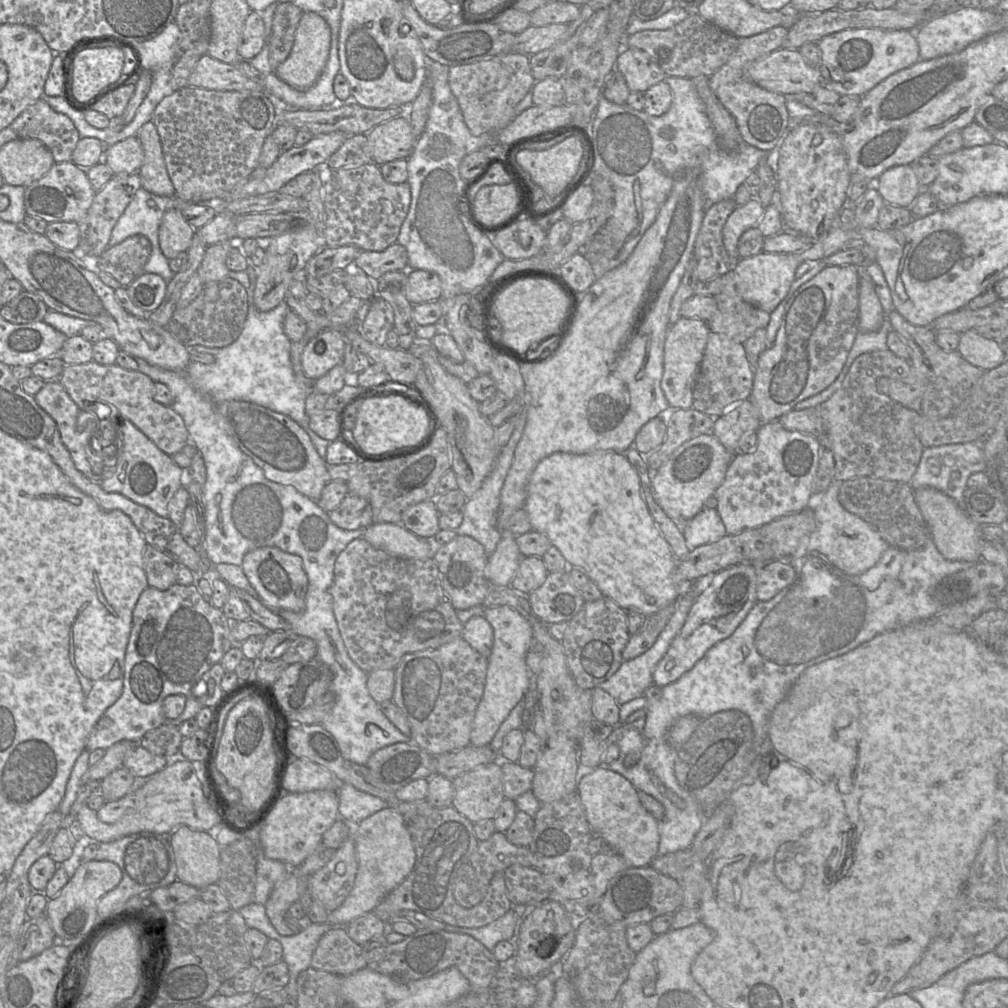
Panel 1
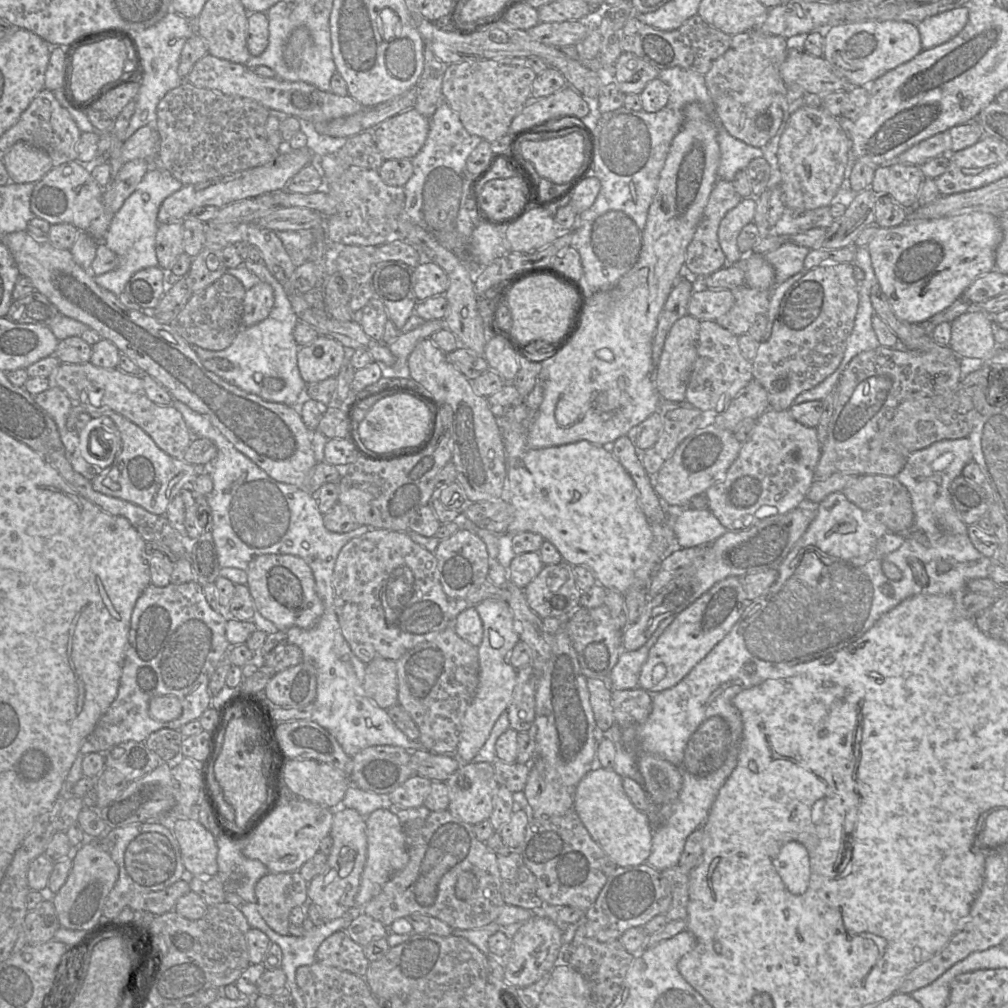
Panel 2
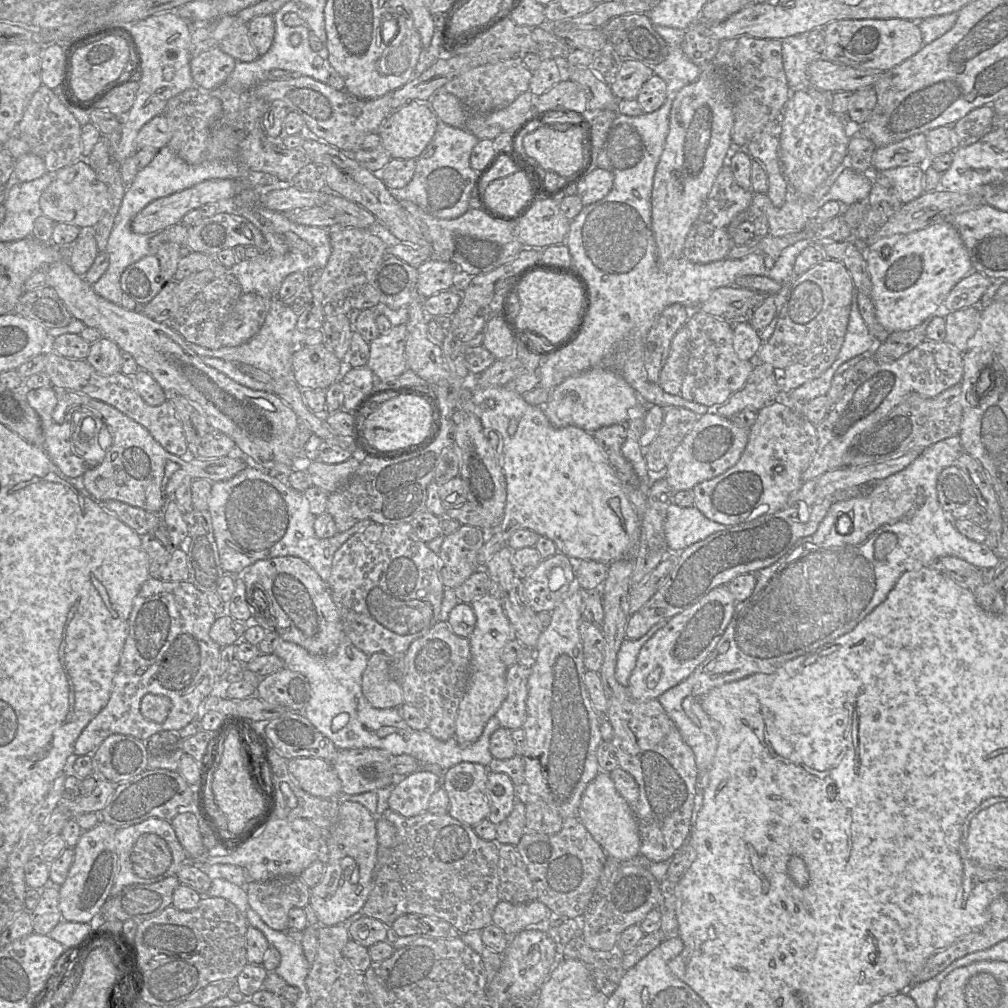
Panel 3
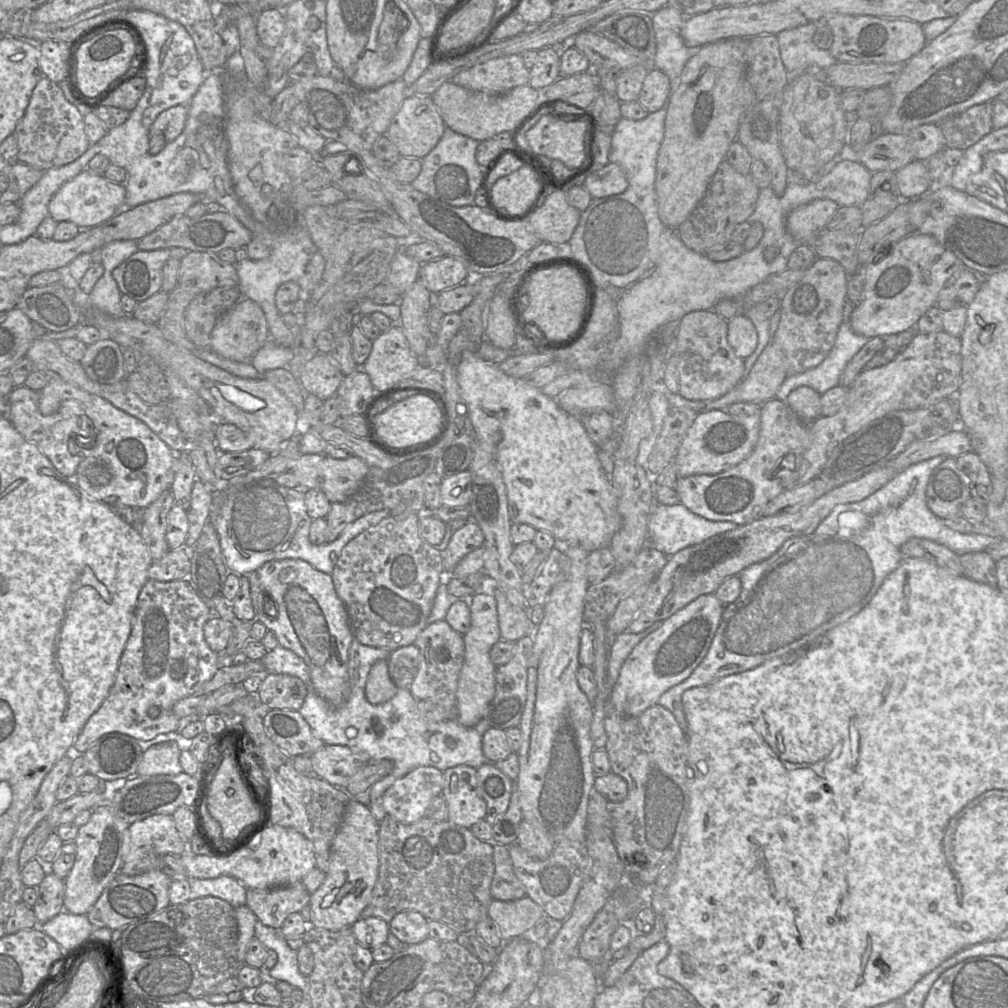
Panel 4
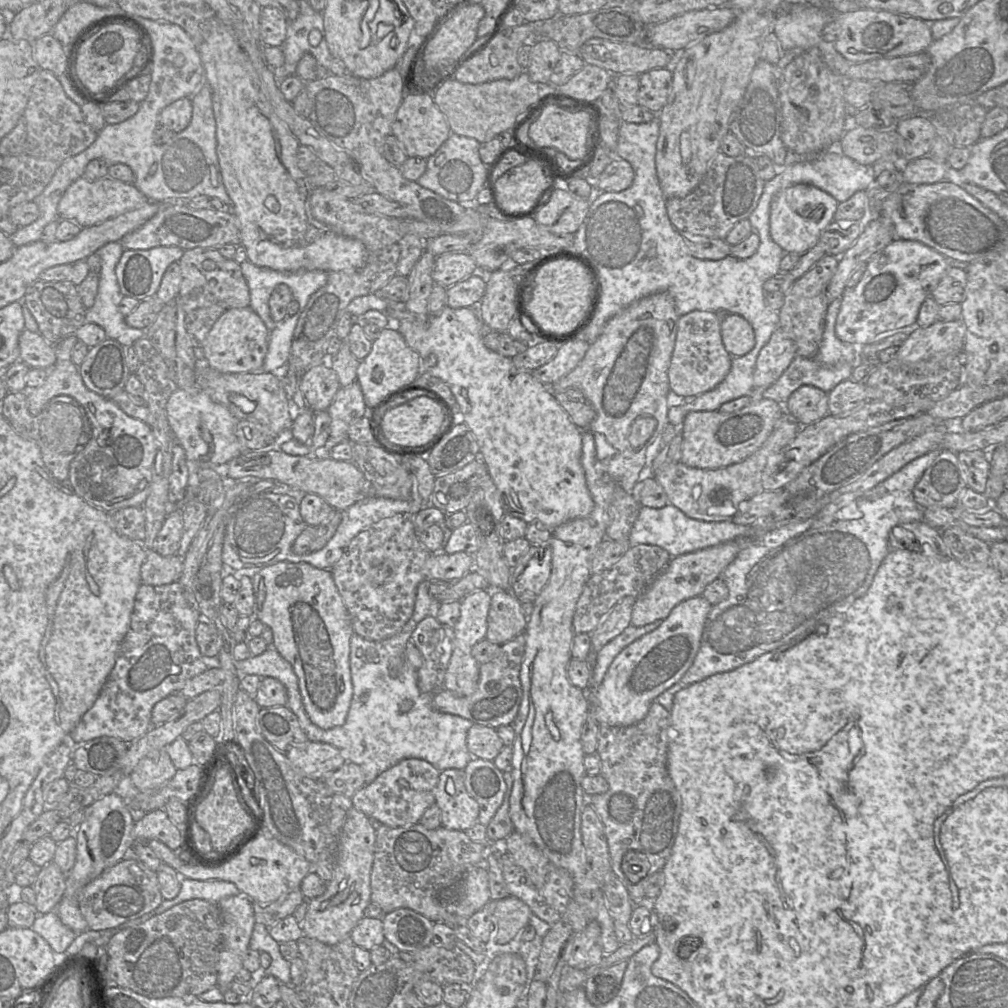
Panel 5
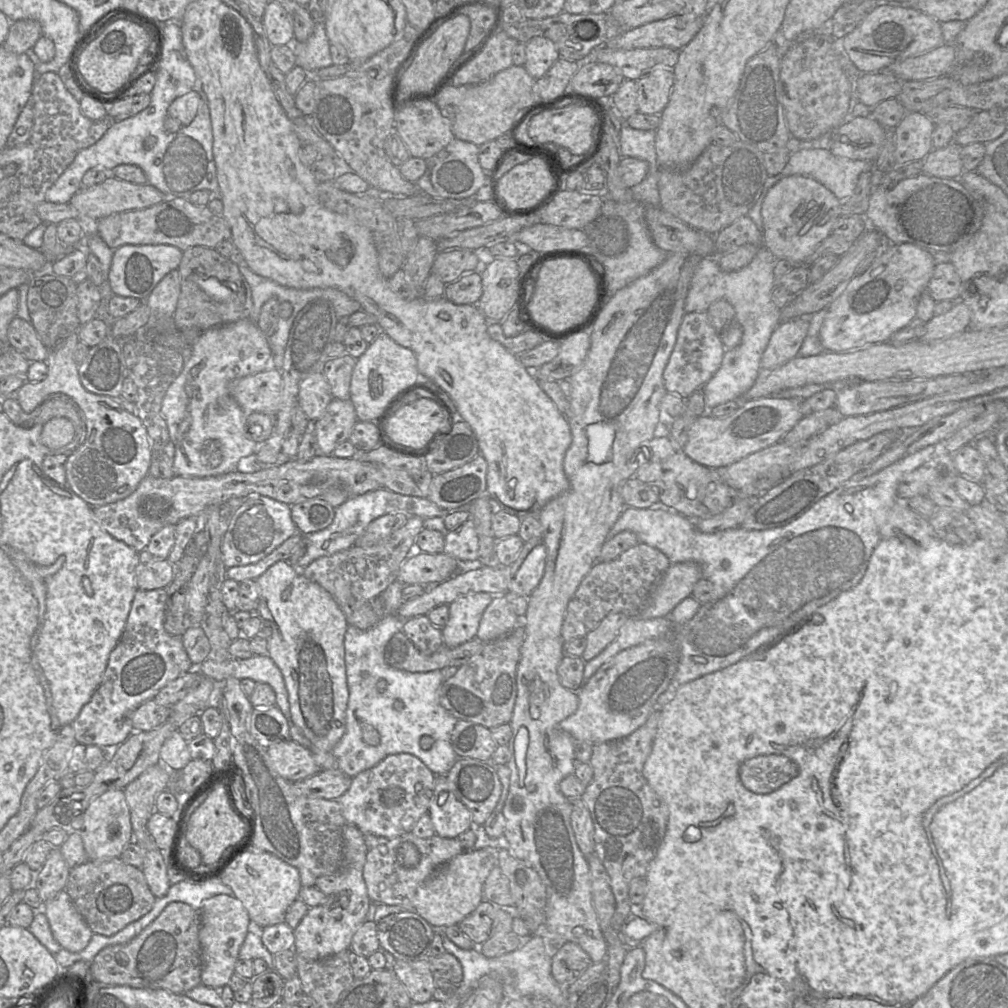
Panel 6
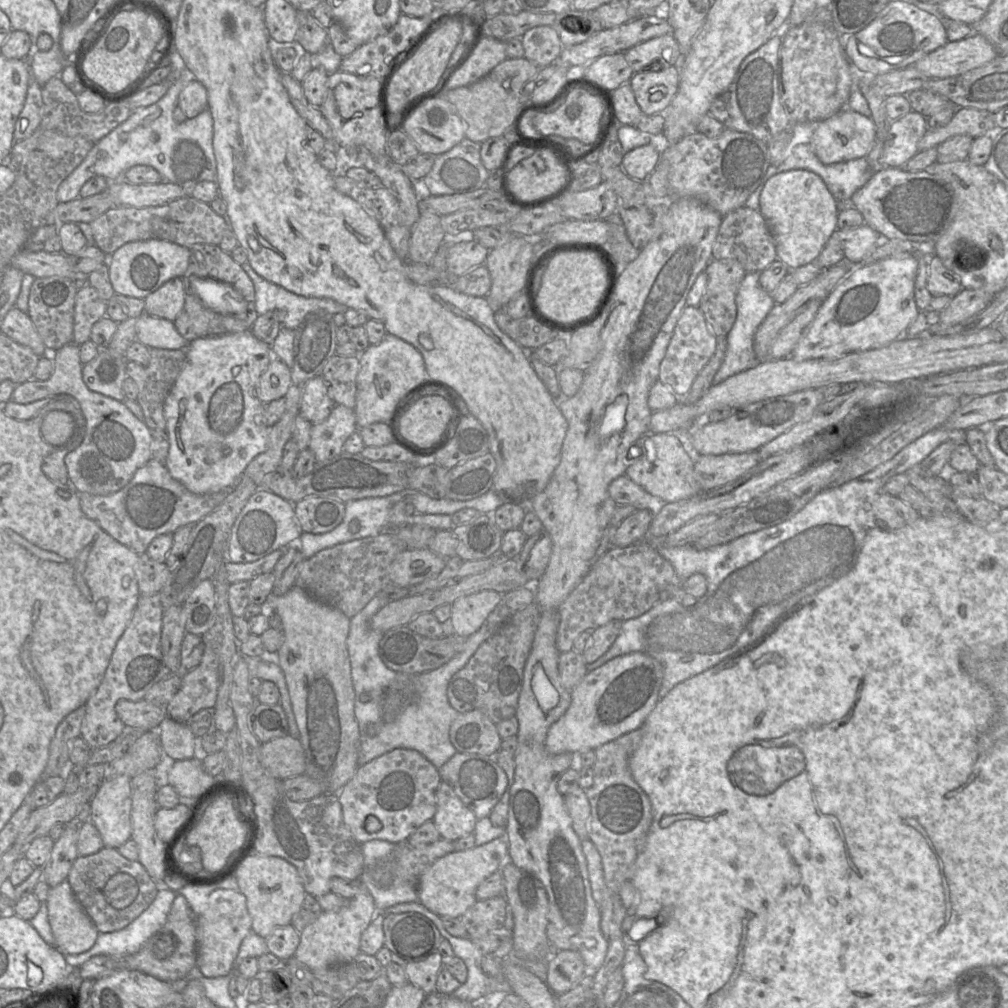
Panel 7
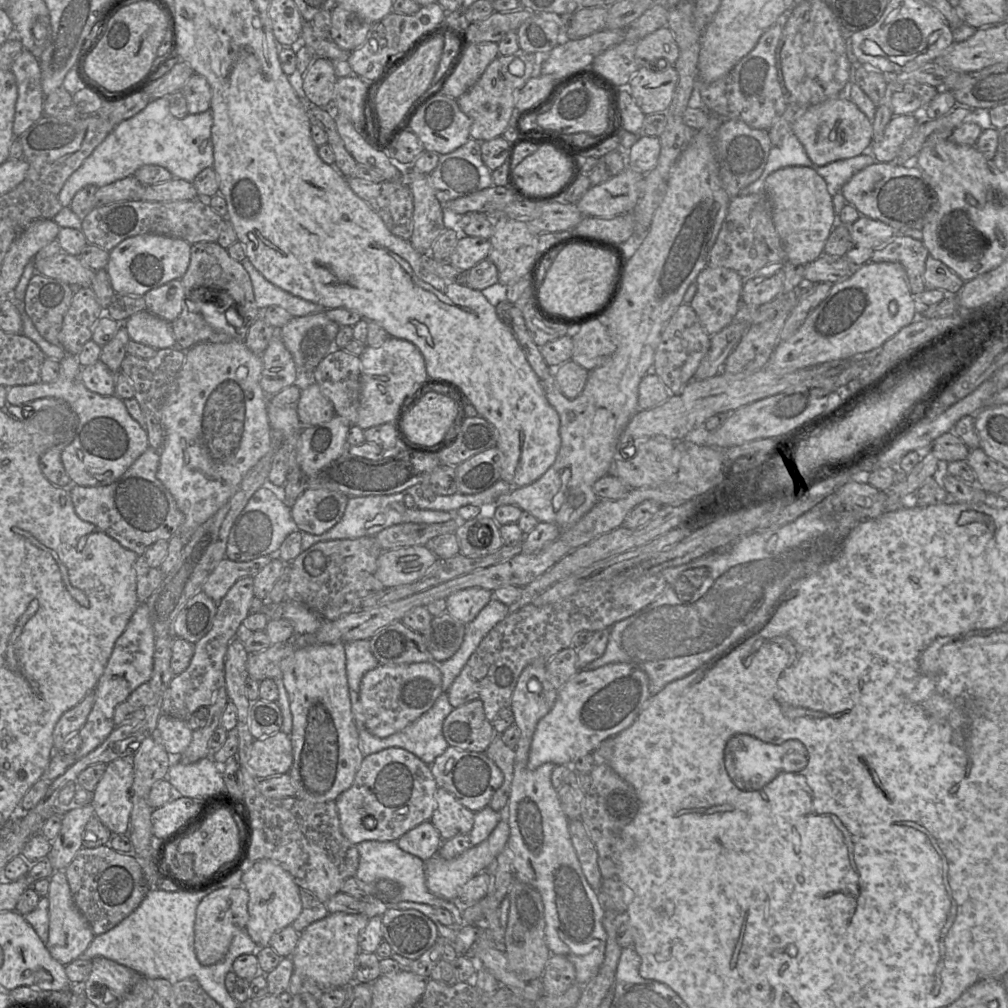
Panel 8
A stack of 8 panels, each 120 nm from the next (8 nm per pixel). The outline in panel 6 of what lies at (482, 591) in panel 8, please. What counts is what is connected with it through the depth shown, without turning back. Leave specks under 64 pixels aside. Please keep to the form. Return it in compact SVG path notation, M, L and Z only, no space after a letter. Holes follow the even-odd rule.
M469 592L450 603L449 619L442 628L444 645L455 647L475 638L483 613L494 596Z

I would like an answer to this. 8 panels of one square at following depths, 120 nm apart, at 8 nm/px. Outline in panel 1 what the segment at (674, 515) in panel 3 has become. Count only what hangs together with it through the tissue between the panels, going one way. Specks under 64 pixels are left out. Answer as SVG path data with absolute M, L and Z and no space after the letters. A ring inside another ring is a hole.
M702 509L682 527L687 548L719 541L727 535L724 523L716 509Z

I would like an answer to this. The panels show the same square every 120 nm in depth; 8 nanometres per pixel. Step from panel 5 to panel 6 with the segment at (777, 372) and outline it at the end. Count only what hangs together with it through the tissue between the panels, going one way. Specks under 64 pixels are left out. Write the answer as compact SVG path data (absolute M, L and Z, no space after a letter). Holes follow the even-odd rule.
M808 317L782 321L773 331L762 355L761 370L772 370L799 355L810 326Z

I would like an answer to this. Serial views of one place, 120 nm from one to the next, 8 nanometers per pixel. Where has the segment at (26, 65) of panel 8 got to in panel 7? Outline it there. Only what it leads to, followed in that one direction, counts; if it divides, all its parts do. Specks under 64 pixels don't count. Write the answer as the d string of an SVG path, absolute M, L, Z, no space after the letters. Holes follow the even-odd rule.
M31 75L25 103L14 127L15 141L29 138L40 128L43 115L42 87Z

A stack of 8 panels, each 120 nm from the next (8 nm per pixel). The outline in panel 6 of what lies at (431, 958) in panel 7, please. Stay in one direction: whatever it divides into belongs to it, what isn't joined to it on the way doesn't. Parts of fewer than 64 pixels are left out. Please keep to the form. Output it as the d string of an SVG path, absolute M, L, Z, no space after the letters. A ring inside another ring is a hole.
M427 959L420 961L397 960L393 971L406 986L413 1003L425 1003L433 998L436 981Z

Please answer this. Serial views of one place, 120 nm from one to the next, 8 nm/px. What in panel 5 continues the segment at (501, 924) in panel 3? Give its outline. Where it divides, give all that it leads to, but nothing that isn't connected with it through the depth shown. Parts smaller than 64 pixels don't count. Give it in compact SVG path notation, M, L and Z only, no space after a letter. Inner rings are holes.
M509 896L501 900L490 900L488 910L494 924L493 941L506 945L527 925L532 914L527 904L517 897Z

